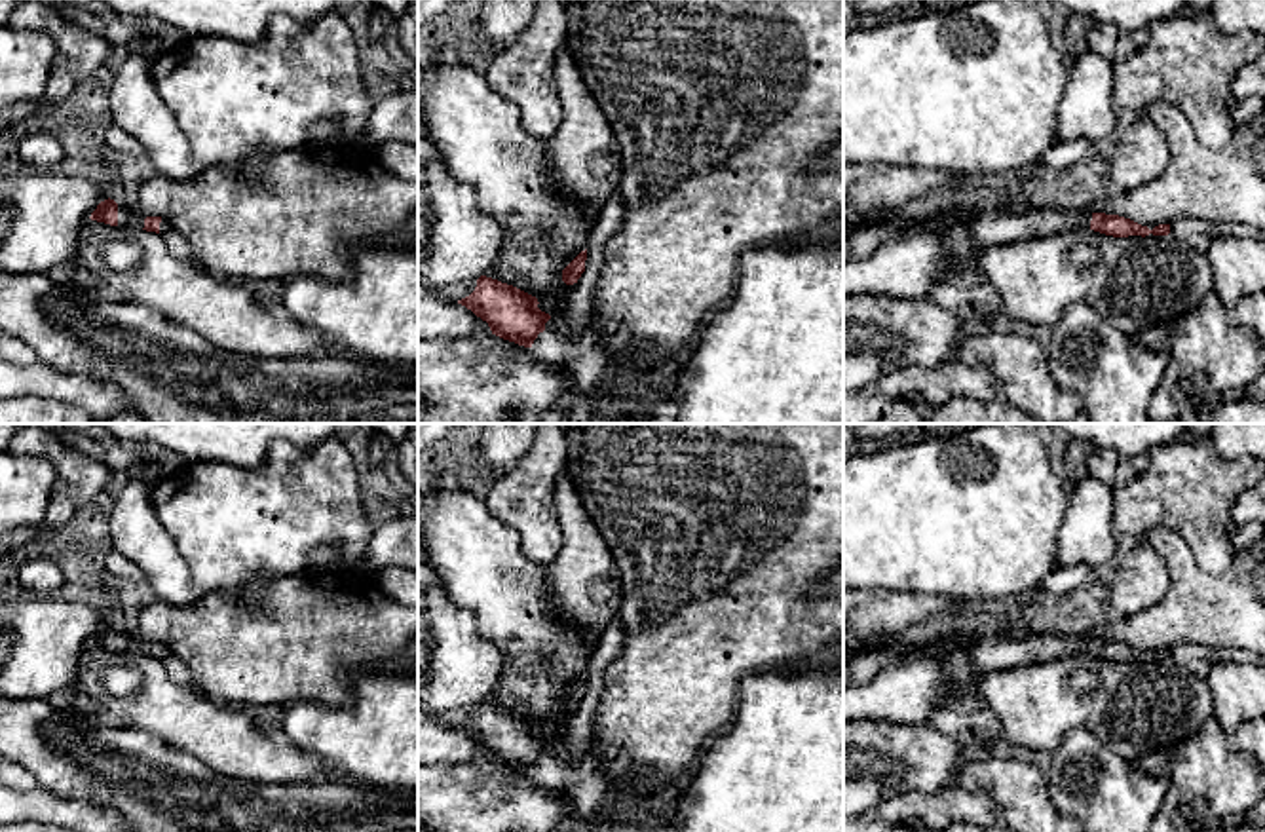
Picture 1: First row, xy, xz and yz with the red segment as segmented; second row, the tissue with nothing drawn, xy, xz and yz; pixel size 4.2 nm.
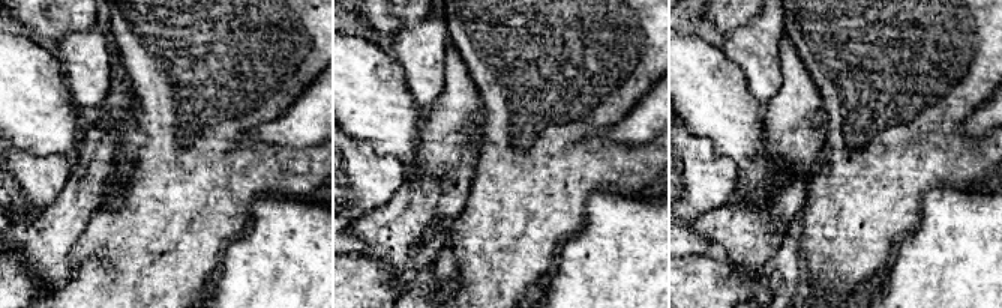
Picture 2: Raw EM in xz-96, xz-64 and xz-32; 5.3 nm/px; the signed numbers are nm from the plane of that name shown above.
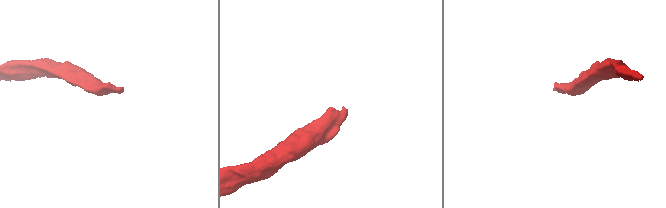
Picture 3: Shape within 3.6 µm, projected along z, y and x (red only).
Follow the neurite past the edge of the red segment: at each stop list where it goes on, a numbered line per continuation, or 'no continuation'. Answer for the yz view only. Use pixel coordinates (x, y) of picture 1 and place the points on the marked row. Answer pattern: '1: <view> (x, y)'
1: yz (988, 228)

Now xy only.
1: xy (128, 217)

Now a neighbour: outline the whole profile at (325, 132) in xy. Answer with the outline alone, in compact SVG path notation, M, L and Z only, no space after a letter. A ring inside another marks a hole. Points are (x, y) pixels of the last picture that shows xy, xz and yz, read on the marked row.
M325 118L312 127L310 144L323 146L332 142L342 142L342 131L332 118Z

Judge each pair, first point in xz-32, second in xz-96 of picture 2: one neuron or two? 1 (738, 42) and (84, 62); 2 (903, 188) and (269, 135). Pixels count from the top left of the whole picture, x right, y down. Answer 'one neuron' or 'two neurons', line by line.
1: one neuron
2: two neurons

